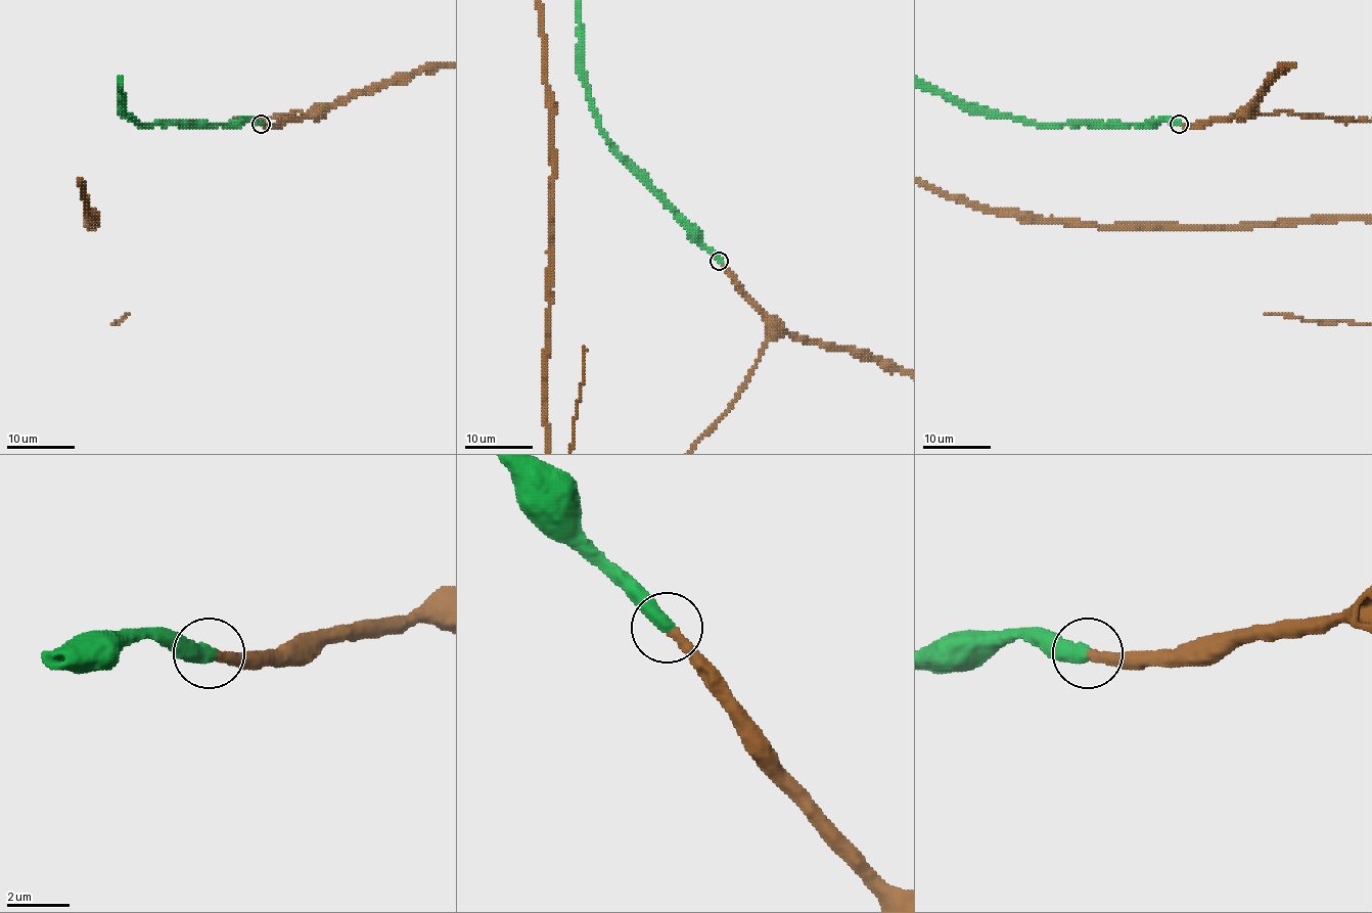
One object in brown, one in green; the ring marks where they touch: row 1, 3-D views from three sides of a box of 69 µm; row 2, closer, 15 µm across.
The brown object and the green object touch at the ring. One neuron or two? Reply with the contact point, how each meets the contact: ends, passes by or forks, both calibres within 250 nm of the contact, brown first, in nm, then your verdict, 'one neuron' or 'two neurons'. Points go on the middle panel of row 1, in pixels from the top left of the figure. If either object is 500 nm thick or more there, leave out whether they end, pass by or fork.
at (719, 261); 320 nm thick on the brown side, 500 nm on the other; one neuron

